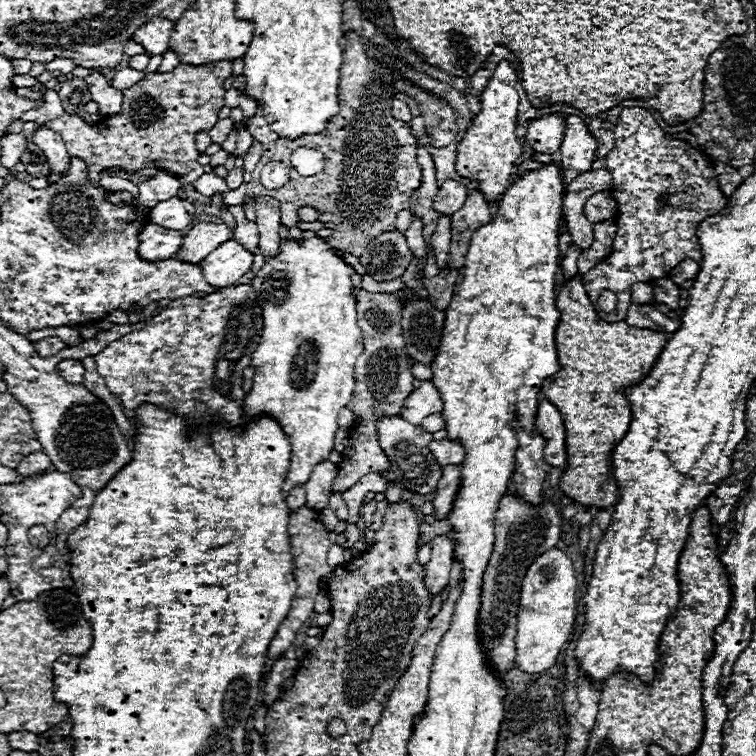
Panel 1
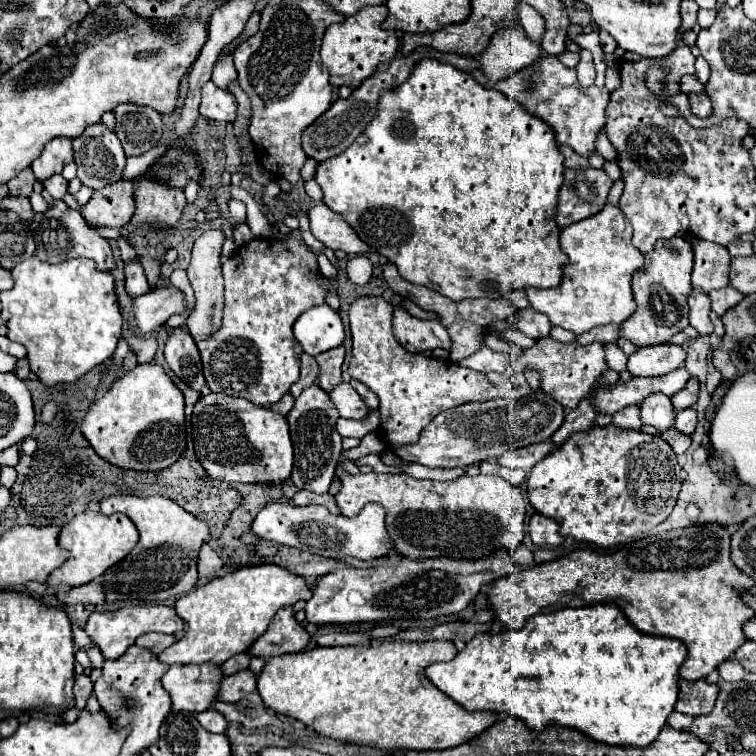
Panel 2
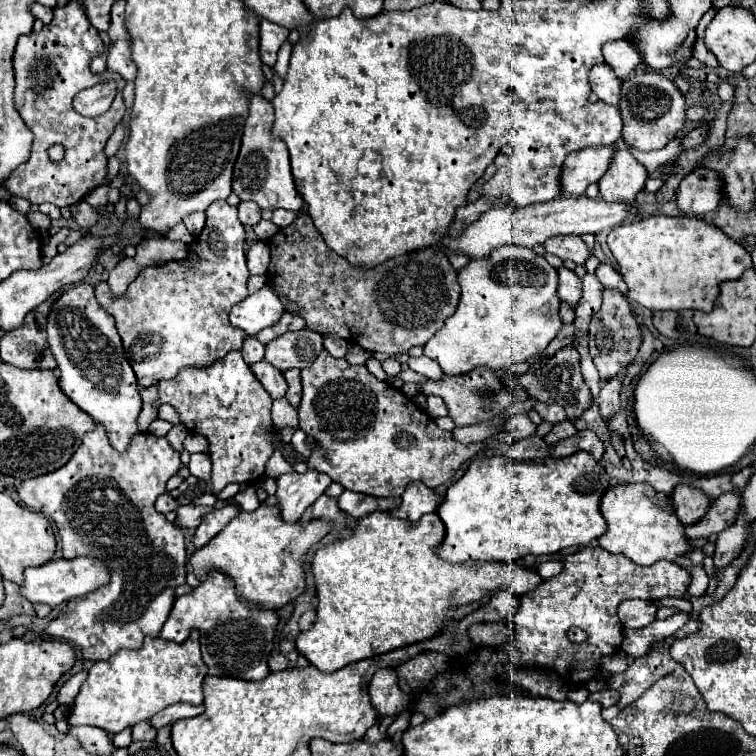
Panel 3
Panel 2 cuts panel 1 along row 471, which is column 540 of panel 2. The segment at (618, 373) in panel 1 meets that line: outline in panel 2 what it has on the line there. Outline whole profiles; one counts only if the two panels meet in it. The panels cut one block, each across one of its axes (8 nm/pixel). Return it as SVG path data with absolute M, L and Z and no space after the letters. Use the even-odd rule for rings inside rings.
M698 524L698 526L690 526L690 528L682 528L682 530L672 530L672 532L666 532L666 534L660 534L660 536L648 536L648 538L640 538L640 540L634 540L632 544L624 544L620 546L616 552L598 552L594 548L584 548L584 550L576 550L572 552L570 556L564 556L564 558L558 558L558 560L550 560L550 562L544 562L544 564L538 564L534 568L528 568L528 570L518 570L508 576L498 578L492 588L490 588L490 594L488 594L488 602L492 606L492 612L494 616L502 623L504 628L508 630L520 630L524 626L524 622L538 614L538 612L552 612L552 610L560 610L560 608L584 608L584 606L590 606L590 604L604 604L604 602L612 602L616 606L622 608L624 616L628 618L630 624L634 624L636 630L640 630L642 634L650 634L650 636L666 636L666 638L676 638L680 642L686 644L686 650L688 650L688 658L684 660L684 664L680 666L680 678L684 680L700 680L700 678L706 678L712 670L718 668L718 664L722 660L728 660L734 650L744 642L744 634L742 634L742 624L752 618L752 610L740 600L740 594L744 588L750 588L752 586L752 578L748 578L744 572L740 572L732 560L730 560L730 534L722 528L722 526L716 526L716 524Z

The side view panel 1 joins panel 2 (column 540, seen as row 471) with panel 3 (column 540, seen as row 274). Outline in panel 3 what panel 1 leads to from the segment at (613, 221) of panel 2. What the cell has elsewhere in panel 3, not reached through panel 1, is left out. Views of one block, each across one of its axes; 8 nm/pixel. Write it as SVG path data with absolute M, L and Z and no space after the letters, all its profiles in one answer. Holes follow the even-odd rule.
M504 244L484 258L472 258L468 266L458 272L458 284L462 288L458 310L444 322L442 330L438 330L438 334L434 334L428 344L424 344L424 356L436 360L448 376L468 374L480 366L490 370L504 370L510 364L524 362L528 356L542 352L564 324L558 316L558 270L532 248Z

